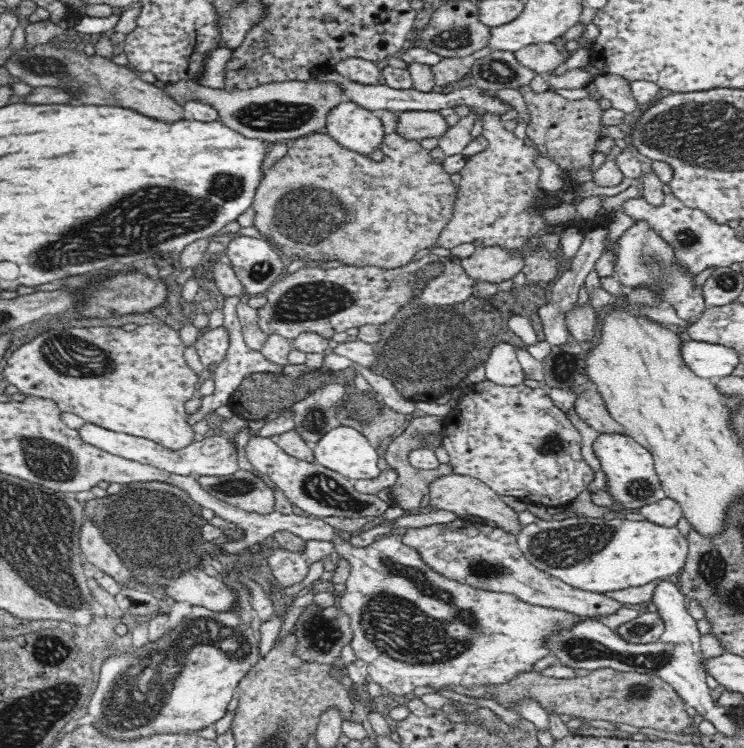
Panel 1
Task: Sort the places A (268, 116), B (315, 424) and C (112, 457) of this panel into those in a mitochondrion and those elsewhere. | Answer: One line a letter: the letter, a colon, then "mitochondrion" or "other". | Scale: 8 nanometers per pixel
A: mitochondrion
B: mitochondrion
C: other

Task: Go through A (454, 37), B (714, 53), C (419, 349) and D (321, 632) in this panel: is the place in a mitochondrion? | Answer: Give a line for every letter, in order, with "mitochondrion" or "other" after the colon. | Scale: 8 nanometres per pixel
A: mitochondrion
B: other
C: mitochondrion
D: mitochondrion

